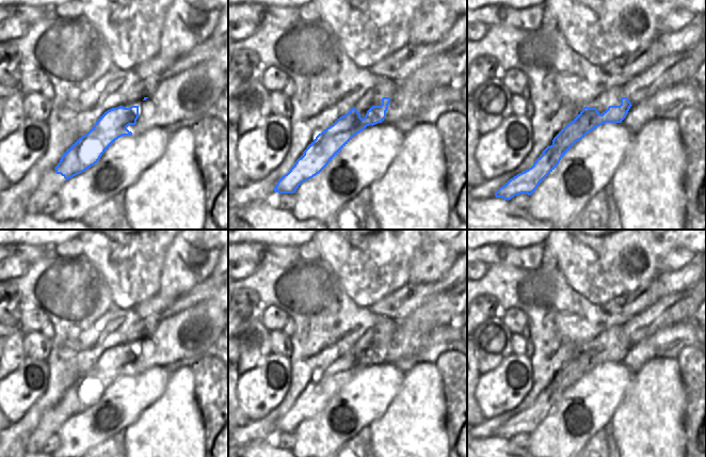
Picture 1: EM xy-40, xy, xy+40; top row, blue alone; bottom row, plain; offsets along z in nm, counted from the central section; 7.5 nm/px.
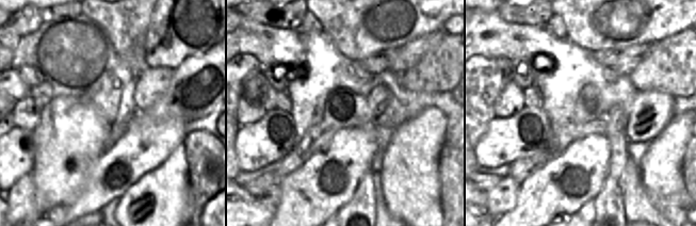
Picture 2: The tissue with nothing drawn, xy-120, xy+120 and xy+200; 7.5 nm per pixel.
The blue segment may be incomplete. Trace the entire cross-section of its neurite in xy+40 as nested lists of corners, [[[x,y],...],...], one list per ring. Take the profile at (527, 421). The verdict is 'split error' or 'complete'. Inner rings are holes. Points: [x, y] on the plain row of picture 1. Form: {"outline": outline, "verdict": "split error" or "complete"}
{"outline": [[[627,336],[621,337],[620,345],[609,345],[603,353],[596,347],[585,345],[571,362],[561,368],[553,377],[552,383],[542,391],[543,394],[533,404],[508,420],[495,431],[495,436],[509,440],[522,432],[531,435],[579,379],[605,362],[622,362],[631,345]]], "verdict": "complete"}

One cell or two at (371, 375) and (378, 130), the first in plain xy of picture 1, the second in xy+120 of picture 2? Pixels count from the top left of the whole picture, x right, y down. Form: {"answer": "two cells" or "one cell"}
{"answer": "two cells"}

